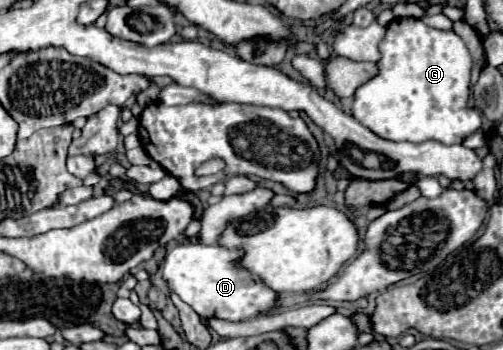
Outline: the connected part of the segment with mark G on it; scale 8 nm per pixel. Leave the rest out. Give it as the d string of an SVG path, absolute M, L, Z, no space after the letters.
M395 18L387 26L387 34L379 44L379 52L379 74L355 90L351 108L353 116L371 132L395 142L437 140L441 144L461 144L467 136L481 128L481 112L467 108L471 56L465 42L453 30L435 30L417 18Z

